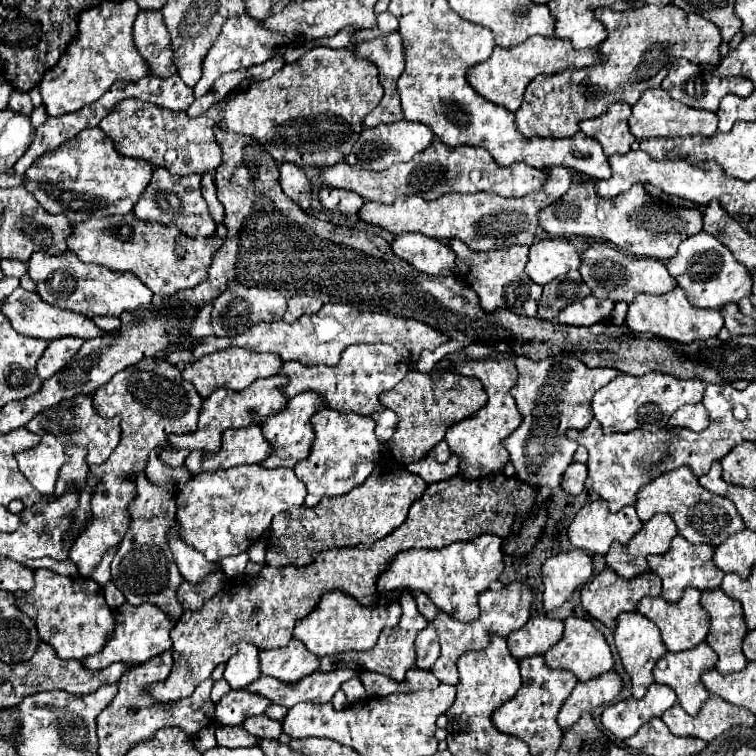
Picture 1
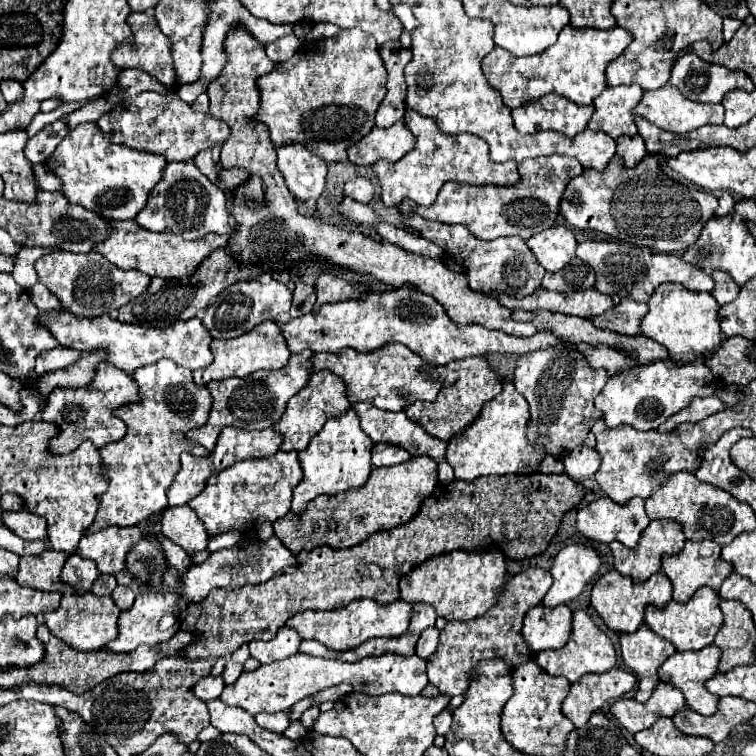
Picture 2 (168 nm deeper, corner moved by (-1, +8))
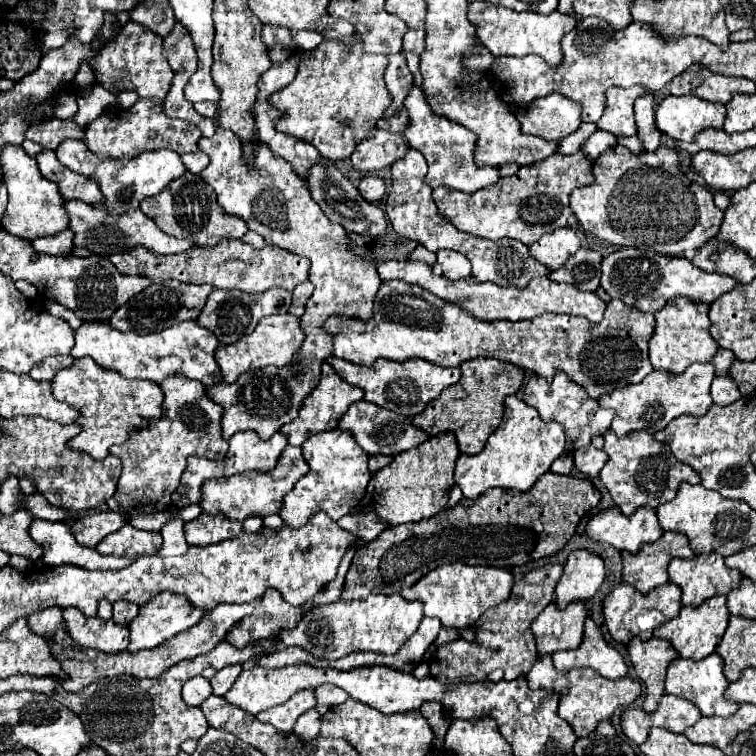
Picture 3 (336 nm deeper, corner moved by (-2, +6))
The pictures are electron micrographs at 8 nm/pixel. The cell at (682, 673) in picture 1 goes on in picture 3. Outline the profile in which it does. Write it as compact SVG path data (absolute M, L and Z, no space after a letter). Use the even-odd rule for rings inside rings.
M711 653L701 661L689 661L689 659L677 657L667 669L665 691L669 695L677 695L695 703L705 717L731 717L733 713L737 713L739 703L725 699L727 687L729 687L729 681L723 675L723 659L717 653Z

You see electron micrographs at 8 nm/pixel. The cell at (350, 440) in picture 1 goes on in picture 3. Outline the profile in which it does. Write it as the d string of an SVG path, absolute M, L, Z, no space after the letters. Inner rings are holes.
M323 431L303 443L303 457L309 463L309 473L295 483L295 489L283 497L281 519L291 527L301 527L315 511L325 511L333 521L351 513L365 495L371 473L367 469L369 455L353 443L353 437L343 431Z

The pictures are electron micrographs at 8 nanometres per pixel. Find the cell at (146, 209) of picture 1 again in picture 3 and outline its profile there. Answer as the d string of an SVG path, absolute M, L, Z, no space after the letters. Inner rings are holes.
M185 173L185 177L169 183L157 197L147 197L139 207L147 217L151 217L157 227L177 239L191 239L201 247L213 247L221 239L241 239L247 233L245 221L241 217L227 215L221 205L217 205L213 187L207 185L199 175Z

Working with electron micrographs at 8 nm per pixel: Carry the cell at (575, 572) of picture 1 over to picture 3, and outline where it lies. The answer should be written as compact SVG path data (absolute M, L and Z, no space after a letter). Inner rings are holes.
M573 551L567 557L563 575L557 583L557 607L565 609L573 601L591 599L605 581L605 563L589 551Z

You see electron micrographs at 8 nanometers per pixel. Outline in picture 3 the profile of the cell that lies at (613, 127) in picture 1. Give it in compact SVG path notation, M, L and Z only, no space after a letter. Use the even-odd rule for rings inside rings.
M635 85L629 89L623 89L623 87L607 89L607 107L597 127L613 133L615 137L635 135L637 127L633 117L633 103L643 93L647 93L647 89L641 85Z

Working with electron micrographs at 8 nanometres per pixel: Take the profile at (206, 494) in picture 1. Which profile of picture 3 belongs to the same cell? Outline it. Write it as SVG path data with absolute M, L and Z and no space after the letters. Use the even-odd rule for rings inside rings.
M287 445L277 467L269 473L239 473L233 477L221 477L221 479L209 479L203 485L203 499L201 507L207 515L219 515L223 513L229 519L245 521L249 515L261 515L267 517L271 513L279 513L283 497L293 489L293 485L309 471L307 461L301 455L301 447Z

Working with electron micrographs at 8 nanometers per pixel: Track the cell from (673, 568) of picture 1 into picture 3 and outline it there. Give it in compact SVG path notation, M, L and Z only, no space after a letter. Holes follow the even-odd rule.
M719 553L699 555L697 559L675 559L669 563L669 579L681 587L683 605L699 607L715 595L737 589L743 575L729 569Z

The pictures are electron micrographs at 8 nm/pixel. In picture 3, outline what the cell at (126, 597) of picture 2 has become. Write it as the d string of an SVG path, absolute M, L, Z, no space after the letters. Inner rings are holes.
M129 601L113 603L113 621L119 625L129 625L129 621L137 617L137 613L139 613L139 605L133 605Z

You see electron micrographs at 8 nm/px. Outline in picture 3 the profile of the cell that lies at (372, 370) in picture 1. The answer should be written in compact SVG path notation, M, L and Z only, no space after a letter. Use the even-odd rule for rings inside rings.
M329 357L327 363L347 383L363 389L365 391L365 401L371 401L371 403L375 403L375 405L379 405L383 409L391 409L391 411L397 411L397 413L407 415L407 417L419 415L429 401L437 399L443 389L447 389L449 385L455 385L459 381L459 377L461 377L461 371L457 367L445 369L445 367L427 363L423 359L409 359L405 363L379 359L375 365L365 367L365 365L355 365L351 361L345 361L345 359Z

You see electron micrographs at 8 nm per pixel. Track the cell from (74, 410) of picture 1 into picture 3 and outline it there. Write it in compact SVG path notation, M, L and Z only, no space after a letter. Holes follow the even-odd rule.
M91 357L75 359L71 367L57 373L53 379L53 397L79 411L77 423L81 425L81 433L69 441L69 447L95 459L105 459L111 445L125 443L133 429L145 429L149 419L157 419L163 413L163 391L157 383L145 379L129 381L111 369L101 369Z

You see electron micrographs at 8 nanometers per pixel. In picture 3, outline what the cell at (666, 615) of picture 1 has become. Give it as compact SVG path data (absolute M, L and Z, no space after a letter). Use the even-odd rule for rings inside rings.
M721 595L721 597L711 597L709 601L705 601L701 607L683 607L679 617L663 623L661 627L657 627L653 631L655 637L661 637L661 639L667 639L673 643L675 651L679 653L679 657L685 657L685 659L703 659L707 655L711 655L717 647L717 643L721 641L727 625L729 625L729 609L727 609L727 597Z

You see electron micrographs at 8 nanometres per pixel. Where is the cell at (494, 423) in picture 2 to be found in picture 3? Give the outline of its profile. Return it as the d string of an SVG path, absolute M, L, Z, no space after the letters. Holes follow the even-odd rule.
M517 395L507 397L505 415L499 429L487 439L487 445L477 455L459 455L455 467L455 483L463 491L463 497L475 499L489 487L503 489L529 489L543 473L549 471L551 463L565 451L565 433L561 425L543 421L539 413L523 403Z

